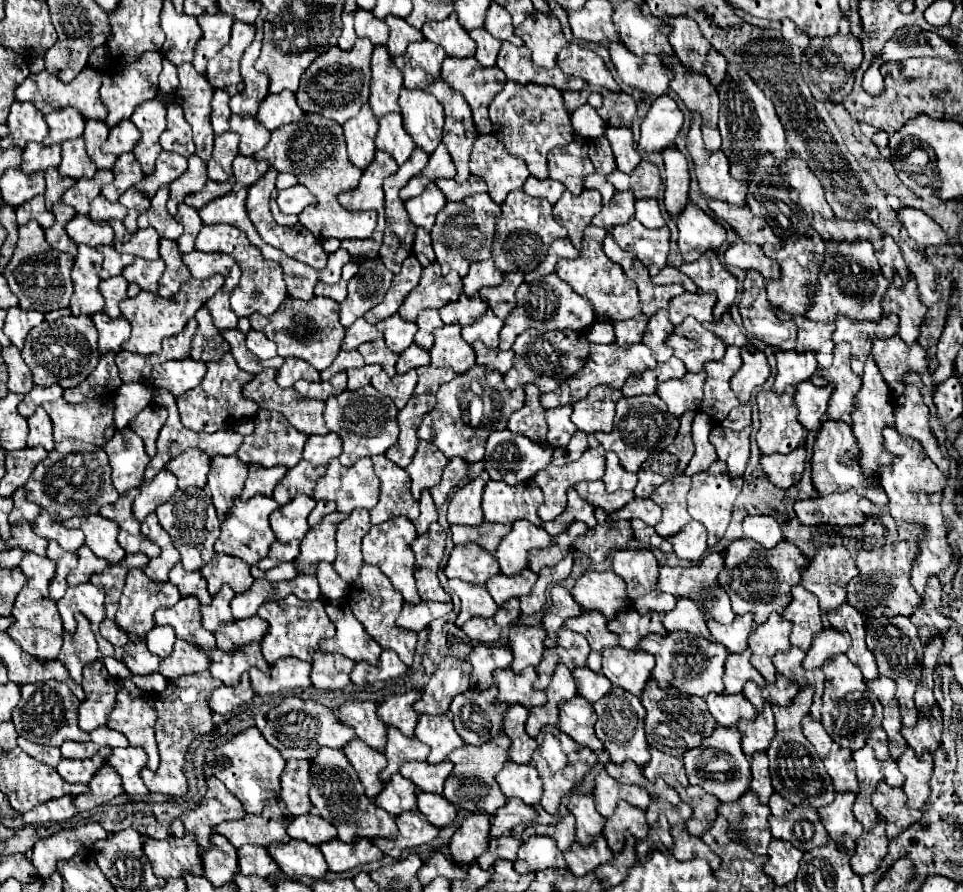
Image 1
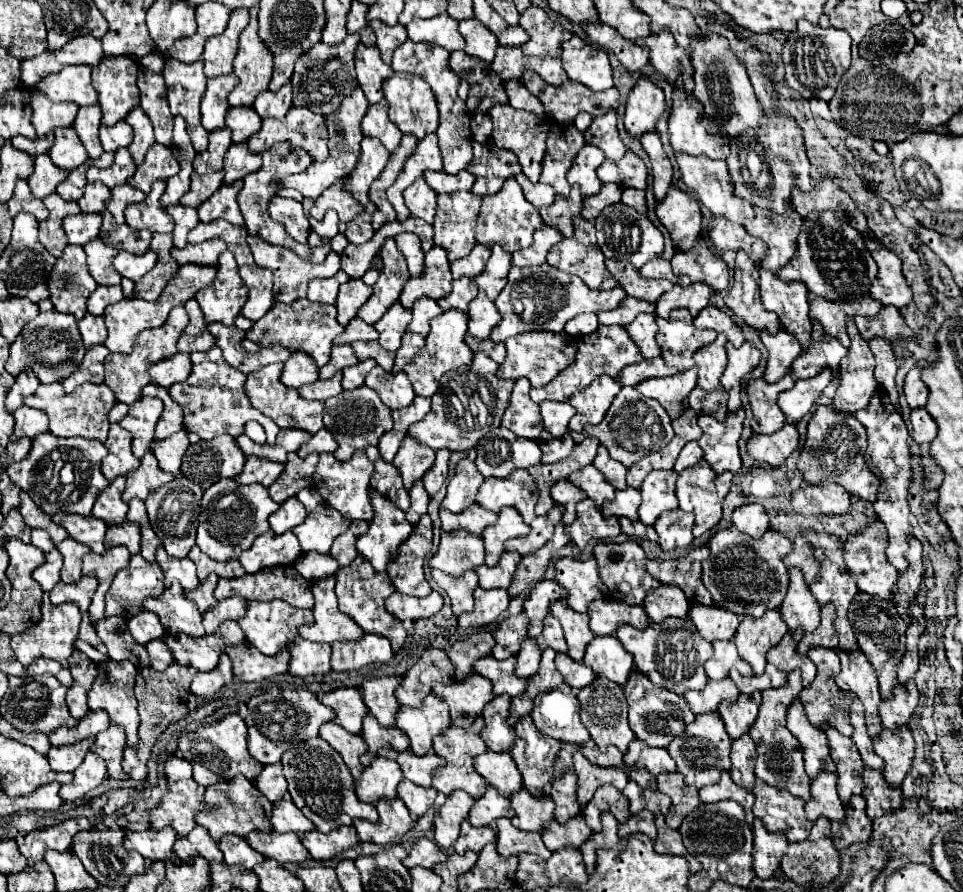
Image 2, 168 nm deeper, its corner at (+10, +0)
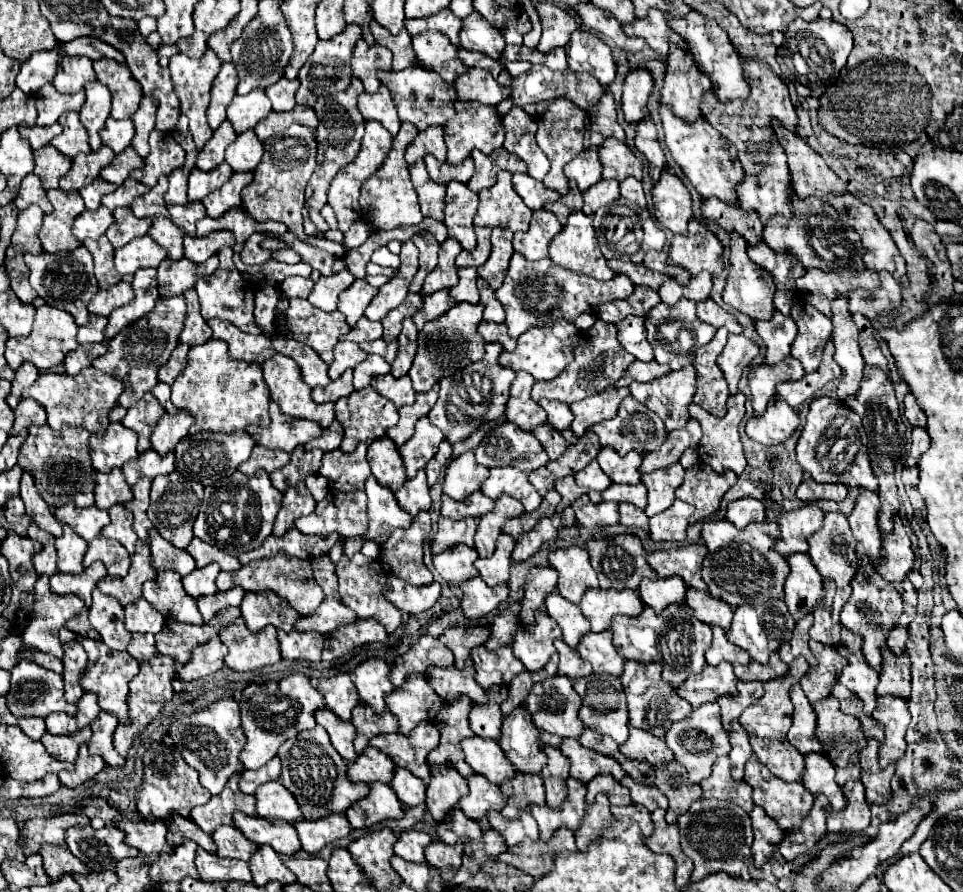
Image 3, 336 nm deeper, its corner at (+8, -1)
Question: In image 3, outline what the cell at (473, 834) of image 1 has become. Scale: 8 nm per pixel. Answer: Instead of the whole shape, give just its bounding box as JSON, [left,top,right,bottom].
[426,766,468,822]

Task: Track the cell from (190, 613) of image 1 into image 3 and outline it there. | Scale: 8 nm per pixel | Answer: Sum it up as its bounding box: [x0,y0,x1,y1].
[144,572,202,626]

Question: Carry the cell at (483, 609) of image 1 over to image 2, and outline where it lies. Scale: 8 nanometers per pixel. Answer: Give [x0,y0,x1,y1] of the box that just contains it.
[432,569,478,615]

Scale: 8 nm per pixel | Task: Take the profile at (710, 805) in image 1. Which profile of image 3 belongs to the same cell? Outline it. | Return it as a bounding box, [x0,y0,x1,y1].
[656,760,702,824]

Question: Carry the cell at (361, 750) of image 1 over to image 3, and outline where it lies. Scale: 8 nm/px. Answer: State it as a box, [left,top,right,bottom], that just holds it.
[316,708,358,764]

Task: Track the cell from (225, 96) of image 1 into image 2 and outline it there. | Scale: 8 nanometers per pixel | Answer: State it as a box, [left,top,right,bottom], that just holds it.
[202,73,238,131]

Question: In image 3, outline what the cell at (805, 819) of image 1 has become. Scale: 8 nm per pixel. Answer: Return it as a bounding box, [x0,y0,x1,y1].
[744,756,814,830]

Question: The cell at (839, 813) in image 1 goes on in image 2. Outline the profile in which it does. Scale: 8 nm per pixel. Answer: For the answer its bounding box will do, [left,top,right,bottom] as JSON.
[806,771,844,821]

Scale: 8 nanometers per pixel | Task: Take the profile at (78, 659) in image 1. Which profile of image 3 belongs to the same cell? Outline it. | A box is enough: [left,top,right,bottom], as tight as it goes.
[20,576,84,658]

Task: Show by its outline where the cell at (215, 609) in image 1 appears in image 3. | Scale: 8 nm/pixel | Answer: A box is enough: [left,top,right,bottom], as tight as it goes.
[182,564,220,598]

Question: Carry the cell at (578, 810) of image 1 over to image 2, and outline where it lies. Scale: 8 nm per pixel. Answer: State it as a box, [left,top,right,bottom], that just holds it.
[550,771,580,823]

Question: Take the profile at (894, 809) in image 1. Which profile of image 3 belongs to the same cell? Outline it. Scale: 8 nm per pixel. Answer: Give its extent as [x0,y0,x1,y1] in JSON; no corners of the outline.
[860,740,894,804]

